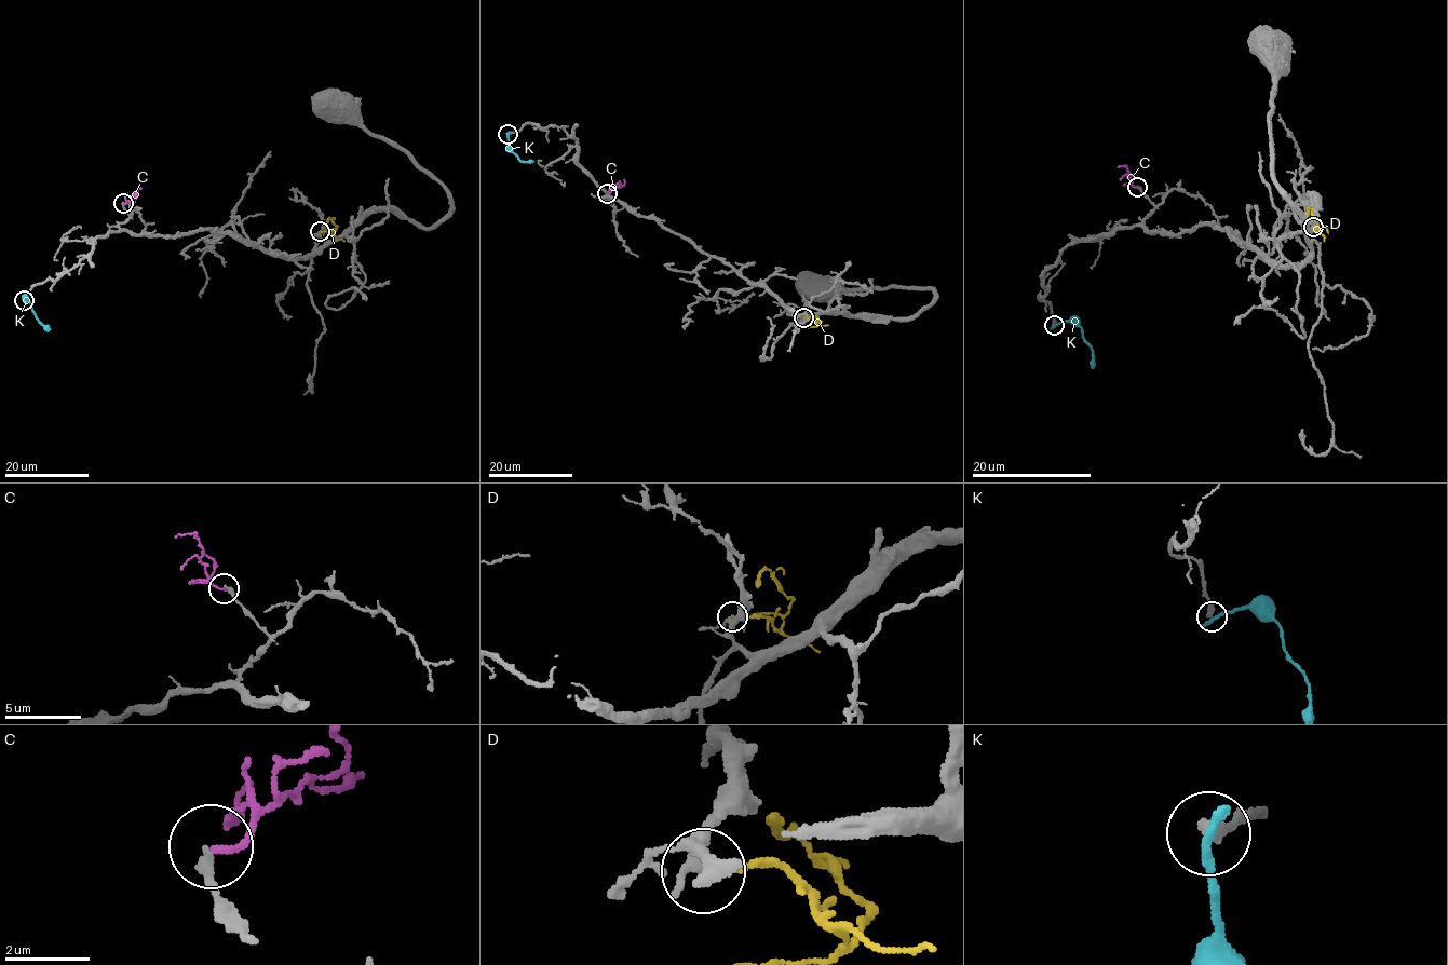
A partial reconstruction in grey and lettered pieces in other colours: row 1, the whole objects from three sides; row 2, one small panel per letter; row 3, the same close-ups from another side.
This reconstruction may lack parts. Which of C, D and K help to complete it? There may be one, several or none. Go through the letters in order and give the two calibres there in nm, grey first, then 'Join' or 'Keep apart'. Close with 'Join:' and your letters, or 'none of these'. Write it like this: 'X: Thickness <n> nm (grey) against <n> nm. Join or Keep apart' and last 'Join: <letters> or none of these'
C: Thickness 280 nm (grey) against 150 nm. Keep apart
D: Thickness 340 nm (grey) against 180 nm. Join
K: Thickness 400 nm (grey) against 280 nm. Keep apart
Join: D

